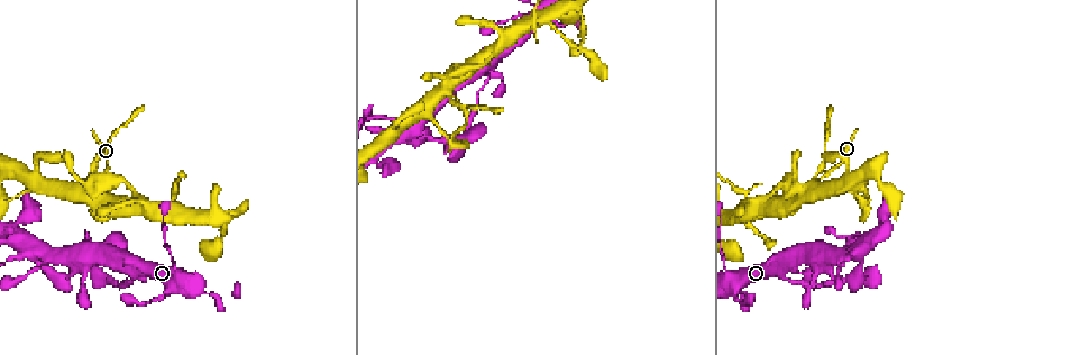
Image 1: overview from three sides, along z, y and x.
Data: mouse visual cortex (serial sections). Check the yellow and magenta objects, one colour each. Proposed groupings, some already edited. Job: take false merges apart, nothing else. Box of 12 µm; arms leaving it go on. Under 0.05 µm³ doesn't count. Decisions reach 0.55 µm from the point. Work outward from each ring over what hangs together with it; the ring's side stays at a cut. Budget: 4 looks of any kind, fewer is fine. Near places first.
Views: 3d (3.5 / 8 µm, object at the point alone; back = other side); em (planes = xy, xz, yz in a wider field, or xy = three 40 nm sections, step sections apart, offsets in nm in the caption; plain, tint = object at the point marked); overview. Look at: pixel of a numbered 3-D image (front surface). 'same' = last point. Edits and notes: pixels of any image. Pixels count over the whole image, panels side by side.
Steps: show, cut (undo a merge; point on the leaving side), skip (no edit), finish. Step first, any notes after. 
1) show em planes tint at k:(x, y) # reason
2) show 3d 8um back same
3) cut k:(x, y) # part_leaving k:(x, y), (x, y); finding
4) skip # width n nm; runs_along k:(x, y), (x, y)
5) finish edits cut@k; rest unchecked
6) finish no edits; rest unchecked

show 3d 3.5um back at 1:(438, 139) # thick turns thin

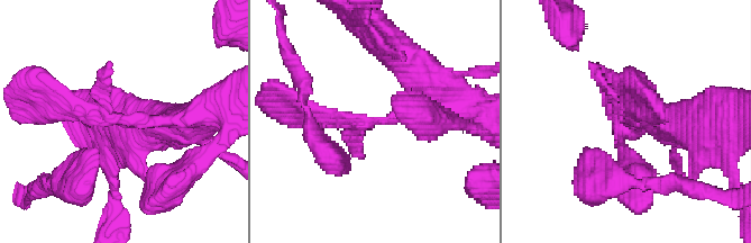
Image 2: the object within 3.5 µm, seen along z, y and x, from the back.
show em xy step 5 tint at 2:(122, 119)

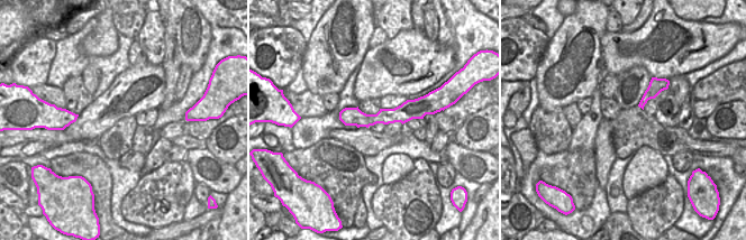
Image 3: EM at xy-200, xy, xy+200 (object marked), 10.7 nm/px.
skip # all the same cell

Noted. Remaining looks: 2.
show 3d 3.5um at 1:(807, 186) # calibre changes

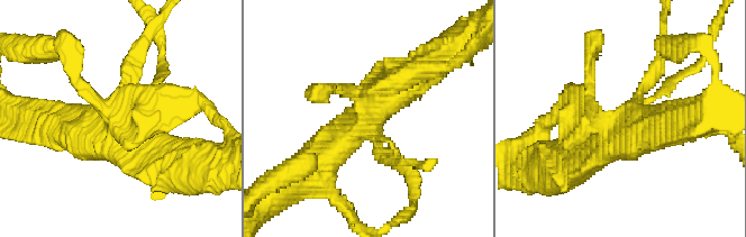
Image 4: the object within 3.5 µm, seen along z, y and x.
show em xy step 3 tint at 4:(364, 122) # now the EM

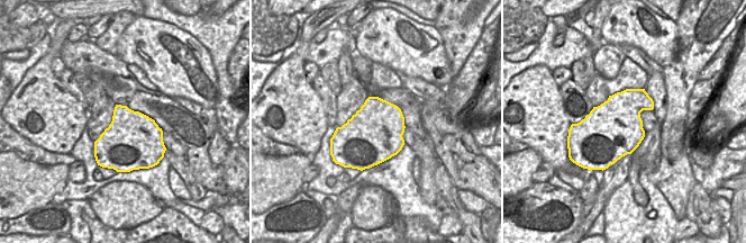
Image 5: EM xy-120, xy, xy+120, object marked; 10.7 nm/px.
skip # continuous, no second cell

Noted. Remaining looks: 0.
finish no edits; rest unchecked

